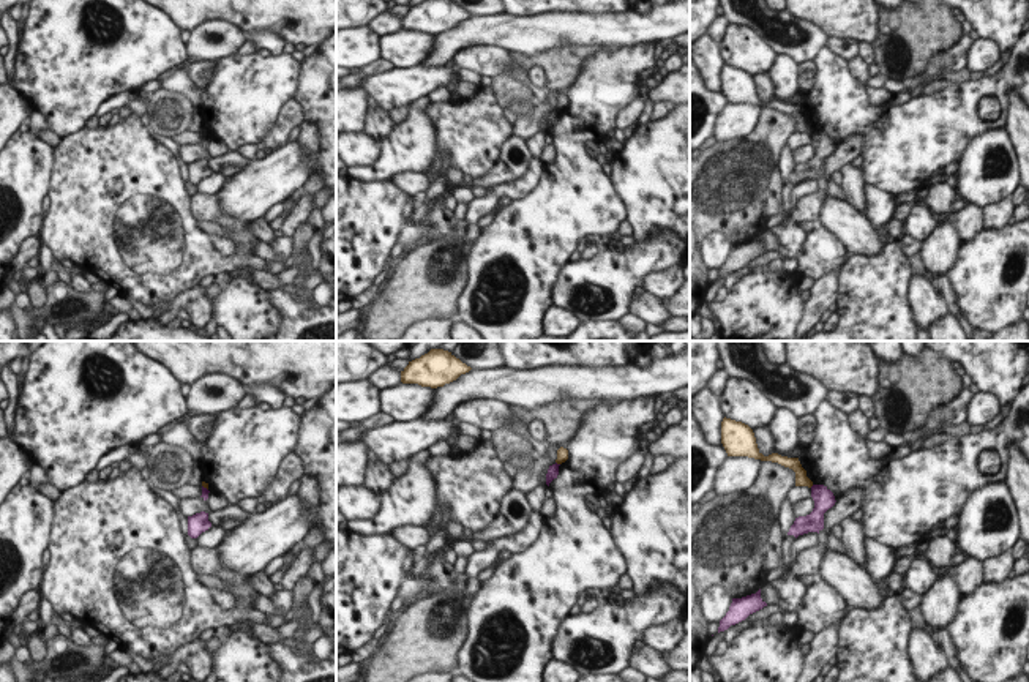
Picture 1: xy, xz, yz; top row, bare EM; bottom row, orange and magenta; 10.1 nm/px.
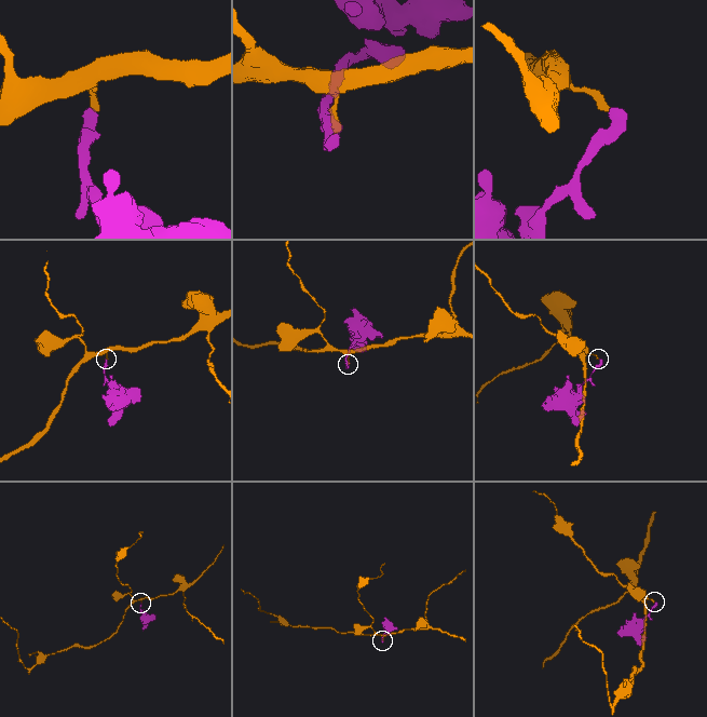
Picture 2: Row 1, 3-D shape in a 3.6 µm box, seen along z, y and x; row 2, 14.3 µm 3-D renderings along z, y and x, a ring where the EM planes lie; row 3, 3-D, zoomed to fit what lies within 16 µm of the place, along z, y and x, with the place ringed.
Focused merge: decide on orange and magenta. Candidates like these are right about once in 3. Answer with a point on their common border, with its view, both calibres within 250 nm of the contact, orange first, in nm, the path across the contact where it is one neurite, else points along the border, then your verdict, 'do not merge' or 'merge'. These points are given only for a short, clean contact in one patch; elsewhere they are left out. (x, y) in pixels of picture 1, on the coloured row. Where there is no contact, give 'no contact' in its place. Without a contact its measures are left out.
contact xz (557, 463); calibres 130 and 120 nm; border xz (556, 461), (559, 464); do not merge

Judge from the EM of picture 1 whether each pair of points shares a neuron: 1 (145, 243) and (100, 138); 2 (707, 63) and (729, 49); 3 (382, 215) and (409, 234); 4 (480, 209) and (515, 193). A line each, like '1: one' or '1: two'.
1: one
2: two
3: two
4: one

